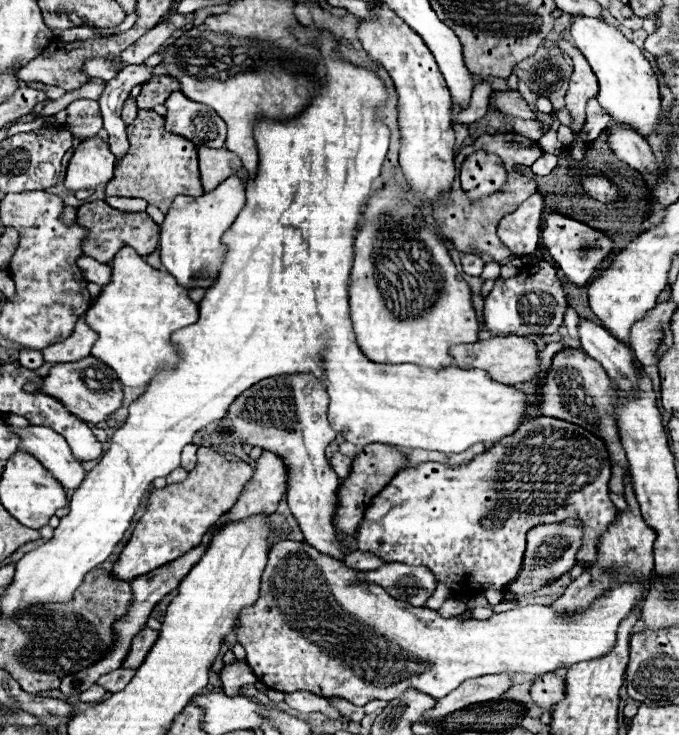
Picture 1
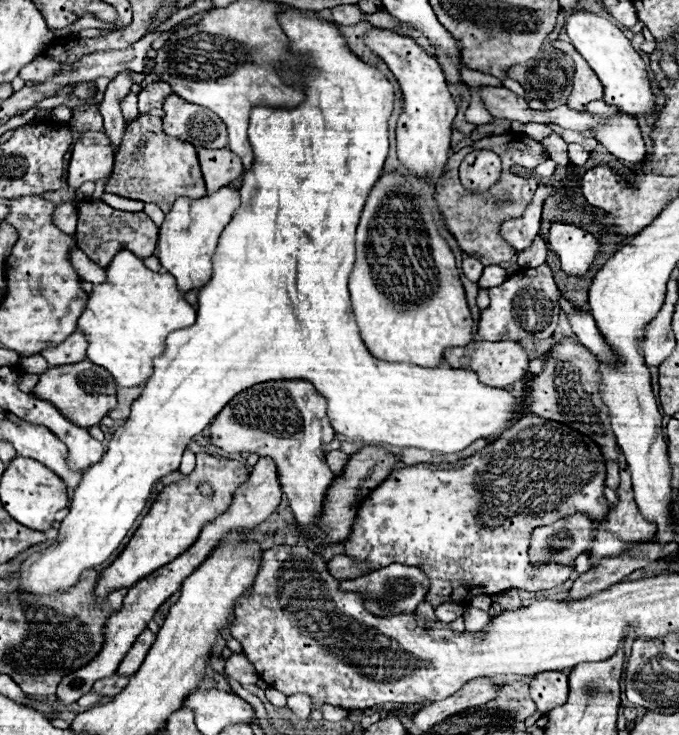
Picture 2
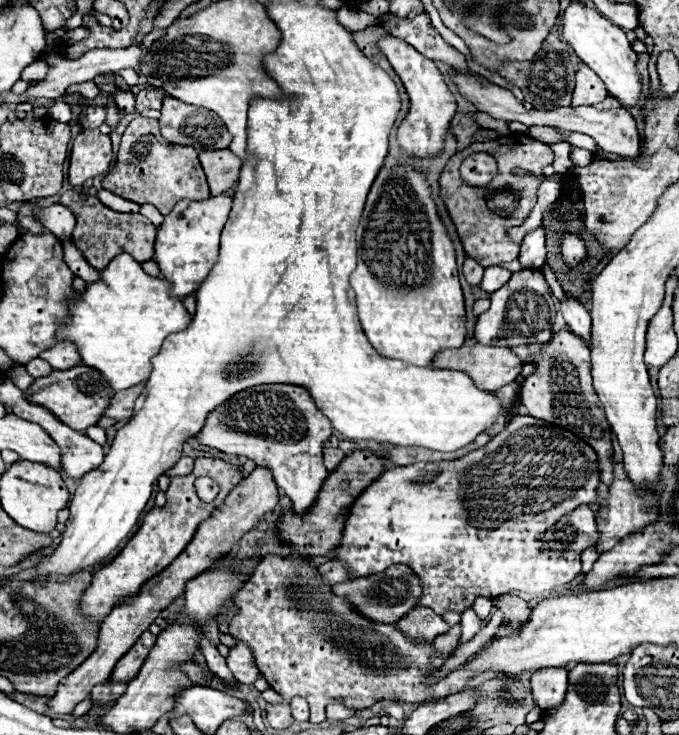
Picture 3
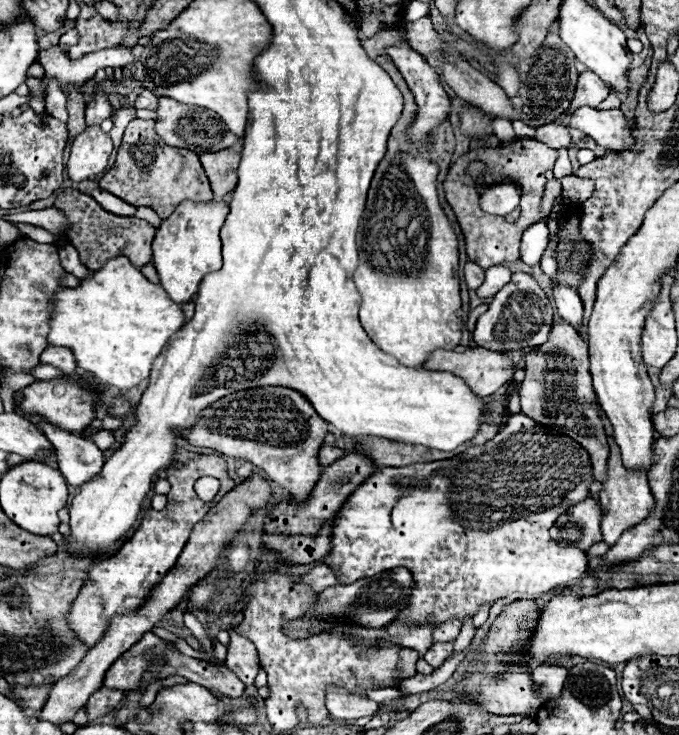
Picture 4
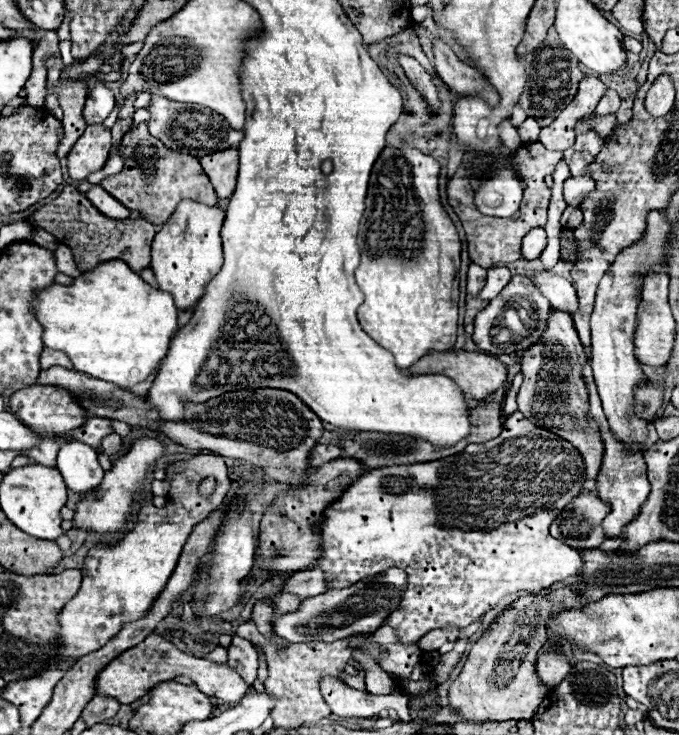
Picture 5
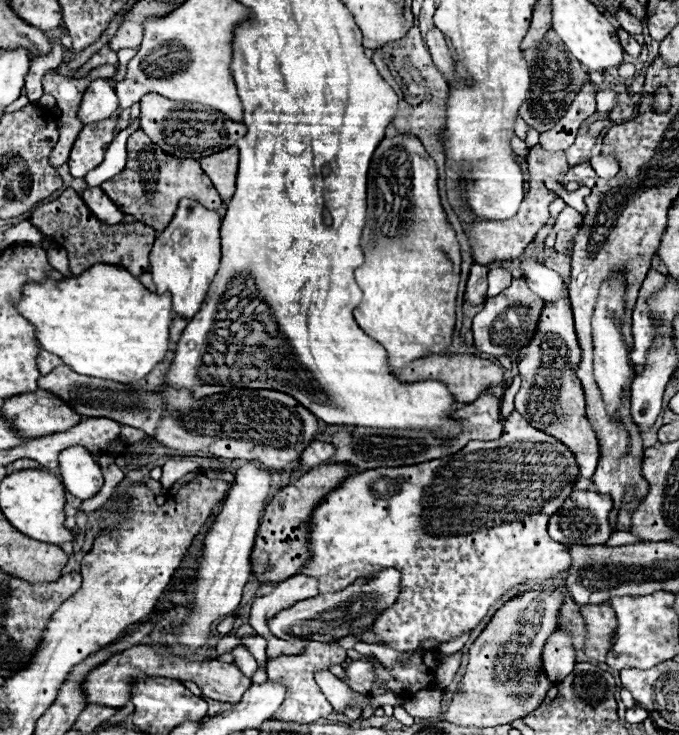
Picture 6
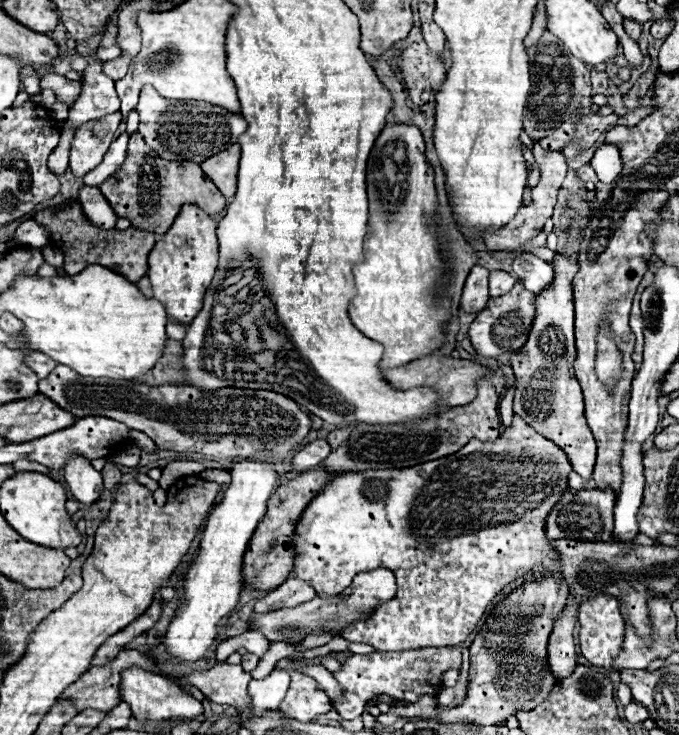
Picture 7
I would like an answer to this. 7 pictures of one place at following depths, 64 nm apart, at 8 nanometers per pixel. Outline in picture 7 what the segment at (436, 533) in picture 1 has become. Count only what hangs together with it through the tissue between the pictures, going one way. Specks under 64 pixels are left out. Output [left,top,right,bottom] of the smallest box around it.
[292,416,572,652]

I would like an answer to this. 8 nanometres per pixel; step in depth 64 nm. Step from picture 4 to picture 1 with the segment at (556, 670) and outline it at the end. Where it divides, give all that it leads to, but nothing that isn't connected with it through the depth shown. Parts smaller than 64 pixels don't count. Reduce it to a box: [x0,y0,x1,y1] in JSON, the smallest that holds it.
[530,672,564,710]

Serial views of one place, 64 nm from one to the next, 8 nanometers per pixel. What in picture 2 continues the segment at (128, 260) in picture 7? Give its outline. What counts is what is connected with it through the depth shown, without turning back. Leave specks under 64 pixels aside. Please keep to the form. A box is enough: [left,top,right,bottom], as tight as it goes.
[74,200,158,268]

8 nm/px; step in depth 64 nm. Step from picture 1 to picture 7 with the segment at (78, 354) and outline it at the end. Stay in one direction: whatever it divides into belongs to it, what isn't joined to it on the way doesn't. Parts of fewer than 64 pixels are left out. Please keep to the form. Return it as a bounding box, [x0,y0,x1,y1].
[24,352,56,378]

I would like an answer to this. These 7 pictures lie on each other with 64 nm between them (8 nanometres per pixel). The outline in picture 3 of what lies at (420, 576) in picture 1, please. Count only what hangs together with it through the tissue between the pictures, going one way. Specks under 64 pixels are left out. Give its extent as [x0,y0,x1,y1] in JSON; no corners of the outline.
[330,564,422,624]

